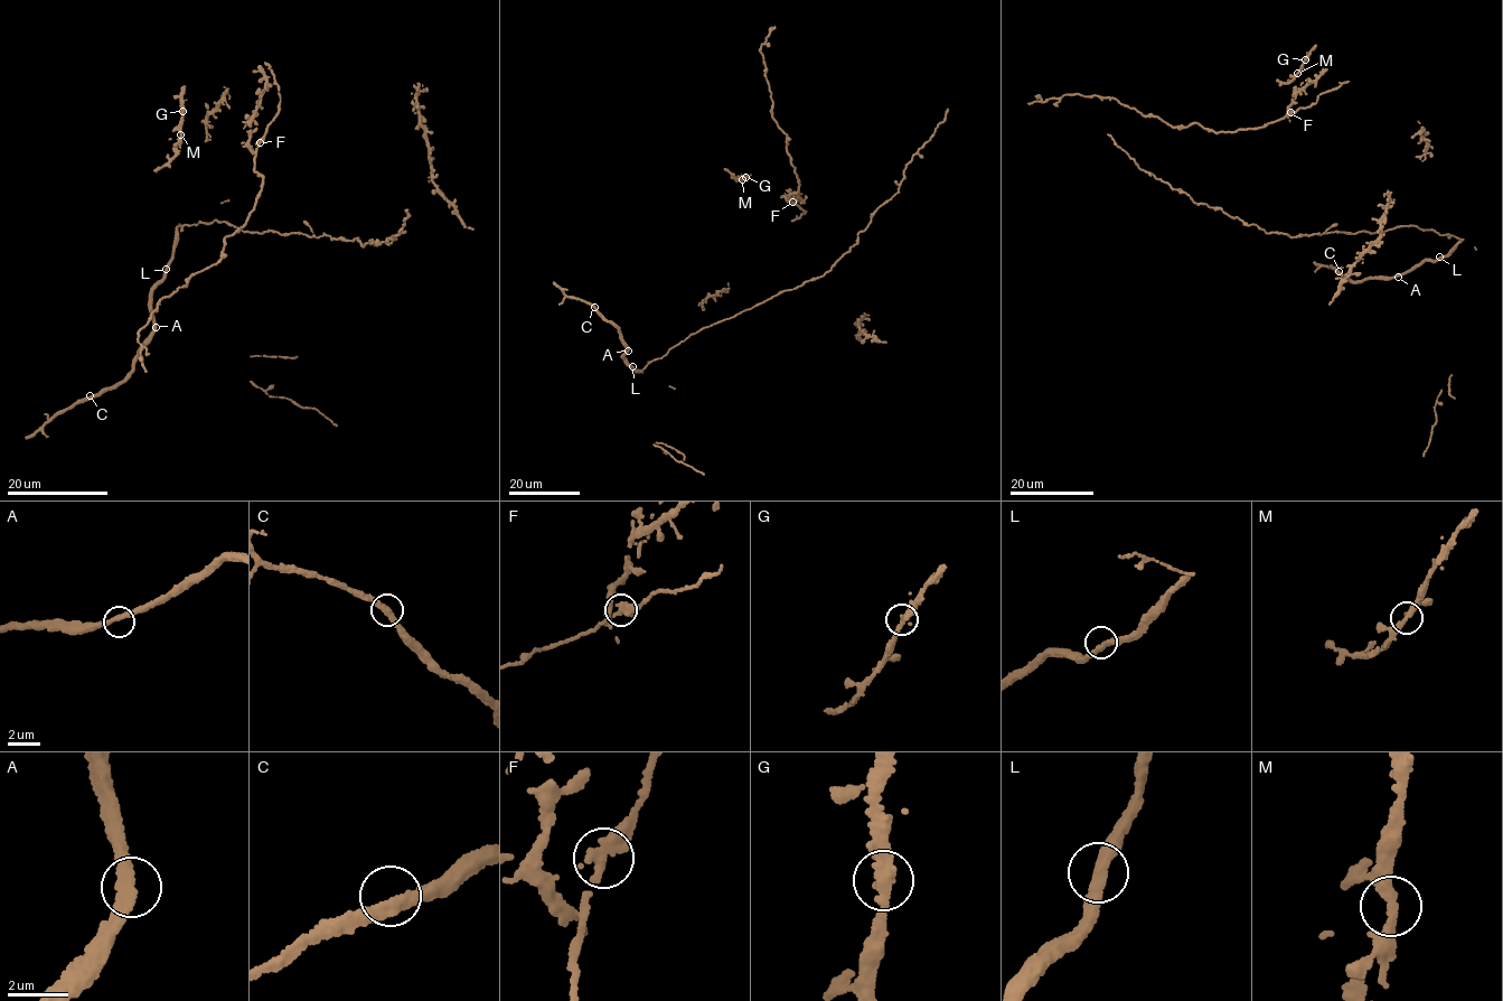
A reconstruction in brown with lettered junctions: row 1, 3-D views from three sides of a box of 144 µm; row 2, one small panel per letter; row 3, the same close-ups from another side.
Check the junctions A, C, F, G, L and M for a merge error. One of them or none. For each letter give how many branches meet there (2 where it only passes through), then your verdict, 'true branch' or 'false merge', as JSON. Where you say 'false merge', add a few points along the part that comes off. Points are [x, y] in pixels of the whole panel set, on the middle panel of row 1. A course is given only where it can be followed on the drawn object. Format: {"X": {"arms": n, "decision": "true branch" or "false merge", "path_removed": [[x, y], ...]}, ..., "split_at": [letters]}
{"A": {"arms": 2, "decision": "true branch"}, "C": {"arms": 2, "decision": "true branch"}, "F": {"arms": 2, "decision": "false merge", "path_removed": [[792, 202], [798, 178], [787, 134], [772, 117], [760, 50], [775, 27]]}, "G": {"arms": 2, "decision": "true branch"}, "L": {"arms": 2, "decision": "true branch"}, "M": {"arms": 2, "decision": "true branch"}, "split_at": ["F"]}

